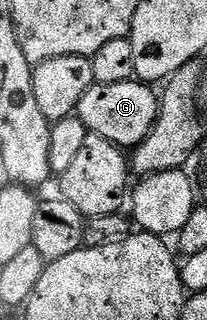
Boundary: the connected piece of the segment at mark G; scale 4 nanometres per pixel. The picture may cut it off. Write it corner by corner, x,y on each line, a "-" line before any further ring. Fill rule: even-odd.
129,79
120,81
120,85
100,85
94,83
80,99
77,109
78,119
84,121
87,132
96,137
104,137
104,141
112,141
123,149
133,149
141,145
152,133
152,129
158,120
158,105
160,95
151,84

